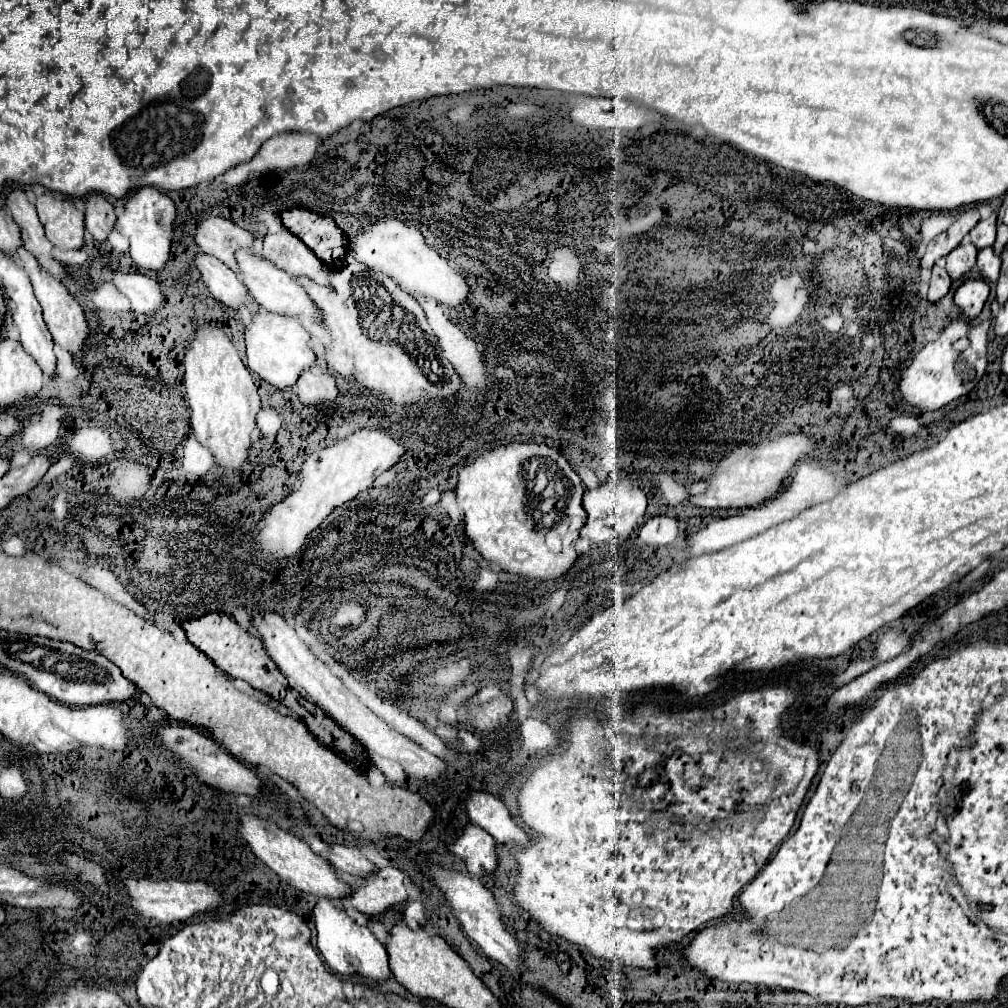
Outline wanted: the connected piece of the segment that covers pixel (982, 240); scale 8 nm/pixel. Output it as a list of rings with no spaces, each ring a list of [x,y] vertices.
[[[993,211],[991,217],[987,219],[981,219],[969,233],[971,237],[971,243],[977,247],[977,249],[983,249],[983,247],[991,247],[993,241],[995,241],[995,221],[997,221],[997,213]]]

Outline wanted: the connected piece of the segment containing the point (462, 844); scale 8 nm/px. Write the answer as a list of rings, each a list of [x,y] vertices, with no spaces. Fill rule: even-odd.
[[[467,825],[465,831],[447,843],[451,853],[459,855],[467,863],[467,871],[475,877],[491,875],[499,867],[499,857],[495,851],[495,839],[481,827]]]

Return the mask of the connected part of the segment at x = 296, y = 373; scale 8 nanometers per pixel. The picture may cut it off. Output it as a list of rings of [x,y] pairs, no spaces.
[[[261,311],[253,317],[253,323],[245,331],[247,367],[273,387],[289,389],[297,383],[303,371],[309,371],[317,365],[317,355],[311,349],[309,341],[311,335],[303,329],[303,325],[297,319]]]

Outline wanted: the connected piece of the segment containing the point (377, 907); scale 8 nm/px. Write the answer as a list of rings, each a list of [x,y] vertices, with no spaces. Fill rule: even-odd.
[[[383,867],[369,879],[357,881],[353,897],[341,901],[343,907],[357,907],[367,917],[385,915],[393,907],[403,907],[409,897],[409,875],[397,867]]]

